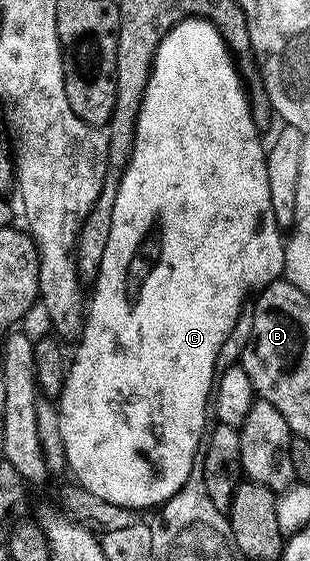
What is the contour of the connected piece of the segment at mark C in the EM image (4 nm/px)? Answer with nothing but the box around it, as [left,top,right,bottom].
[56,17,286,505]

